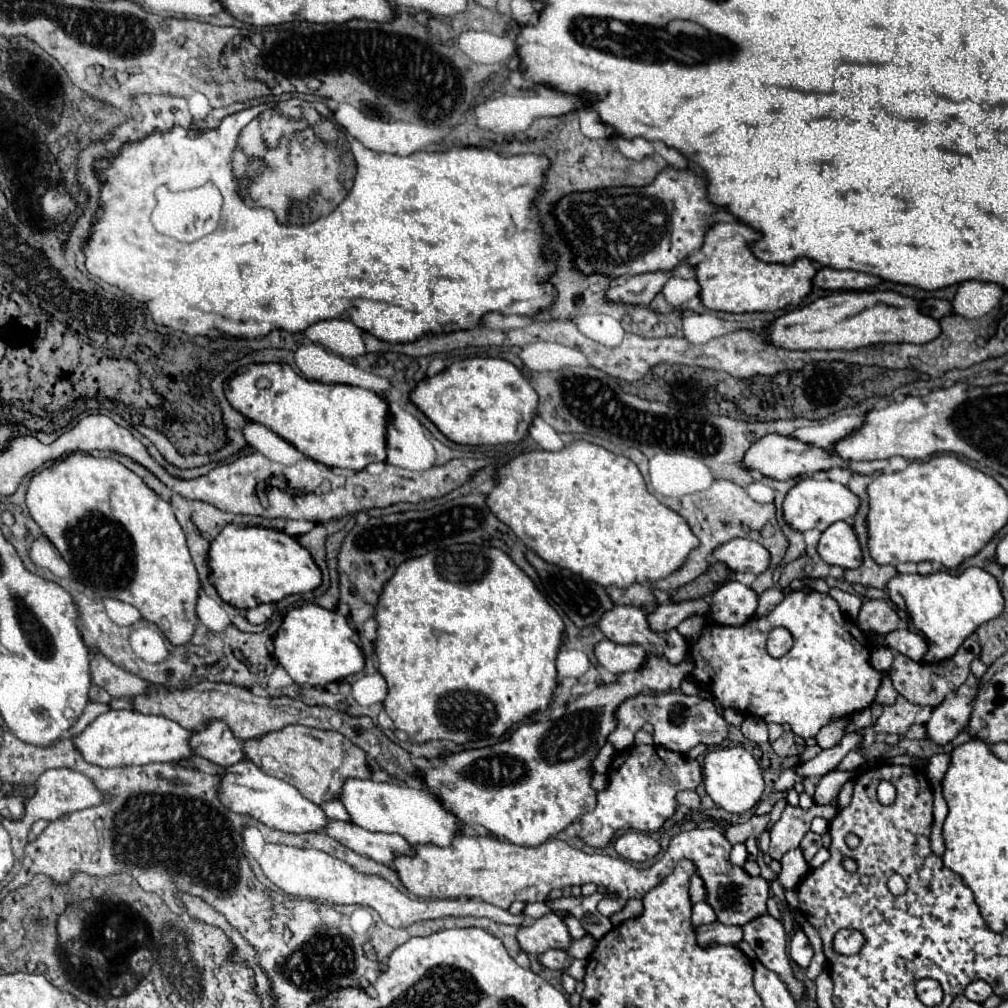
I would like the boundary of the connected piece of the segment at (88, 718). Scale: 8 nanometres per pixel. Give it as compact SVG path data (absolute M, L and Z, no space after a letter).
M87 703L87 707L85 707L85 713L77 719L77 723L69 729L69 733L71 735L79 735L95 717L99 717L101 713L105 713L109 707L105 705L105 703Z

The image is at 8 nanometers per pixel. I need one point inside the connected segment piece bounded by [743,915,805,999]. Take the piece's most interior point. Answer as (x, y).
(766, 935)

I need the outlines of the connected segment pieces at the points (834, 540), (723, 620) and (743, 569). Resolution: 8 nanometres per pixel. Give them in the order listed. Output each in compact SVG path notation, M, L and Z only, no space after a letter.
M837 521L821 533L817 553L825 563L843 569L857 569L861 565L861 549L855 531L845 521Z
M729 577L711 593L711 611L707 617L711 623L719 625L743 625L755 615L757 597L751 587Z
M731 539L713 551L713 557L725 563L733 573L759 575L769 567L769 553L753 539Z

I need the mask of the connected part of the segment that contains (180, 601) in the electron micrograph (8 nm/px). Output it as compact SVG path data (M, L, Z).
M71 453L35 473L29 481L25 499L33 521L61 553L81 585L101 597L119 599L137 607L143 619L155 623L173 645L183 645L191 639L197 625L195 603L201 583L185 543L185 533L169 503L155 495L139 475L115 459Z

